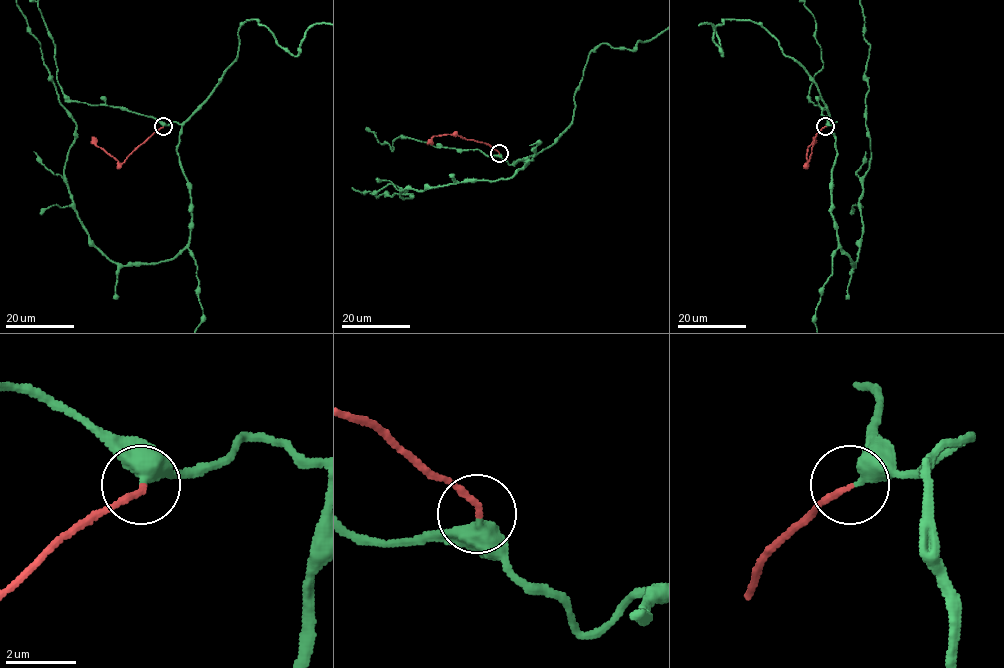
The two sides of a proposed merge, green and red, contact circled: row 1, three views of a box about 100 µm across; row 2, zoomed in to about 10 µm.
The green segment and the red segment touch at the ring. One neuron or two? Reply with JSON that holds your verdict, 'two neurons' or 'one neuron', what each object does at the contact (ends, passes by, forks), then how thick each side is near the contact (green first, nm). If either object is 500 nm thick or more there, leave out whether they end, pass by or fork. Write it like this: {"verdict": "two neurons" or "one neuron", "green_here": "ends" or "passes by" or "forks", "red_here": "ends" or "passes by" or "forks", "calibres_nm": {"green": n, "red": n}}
{"verdict": "one neuron", "green_here": "ends", "red_here": "ends", "calibres_nm": {"green": 480, "red": 170}}

